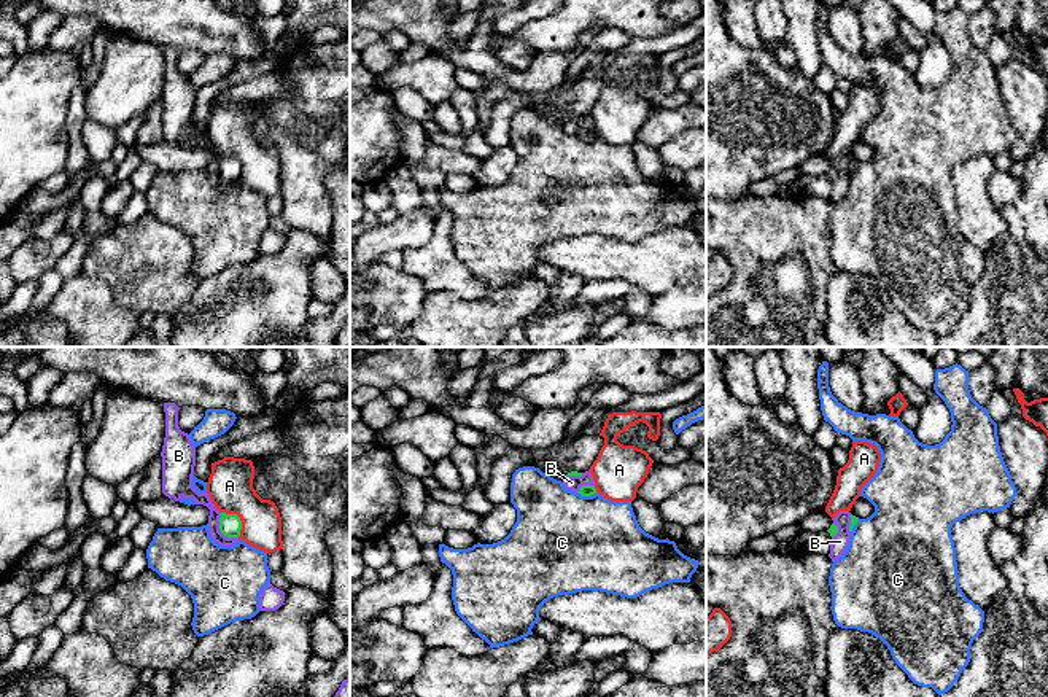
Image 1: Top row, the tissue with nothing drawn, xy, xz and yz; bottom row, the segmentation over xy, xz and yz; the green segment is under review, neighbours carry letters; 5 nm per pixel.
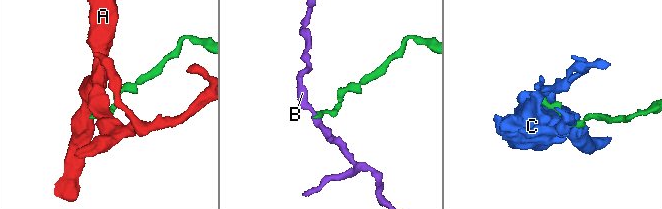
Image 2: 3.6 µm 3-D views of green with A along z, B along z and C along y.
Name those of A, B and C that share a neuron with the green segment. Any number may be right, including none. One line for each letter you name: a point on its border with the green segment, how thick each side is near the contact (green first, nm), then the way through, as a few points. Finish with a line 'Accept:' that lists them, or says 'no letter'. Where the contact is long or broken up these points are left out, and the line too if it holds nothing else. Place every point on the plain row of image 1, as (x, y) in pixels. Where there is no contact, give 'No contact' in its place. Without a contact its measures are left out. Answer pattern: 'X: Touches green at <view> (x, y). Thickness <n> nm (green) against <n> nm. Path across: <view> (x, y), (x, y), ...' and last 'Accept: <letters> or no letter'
Accept: no letter

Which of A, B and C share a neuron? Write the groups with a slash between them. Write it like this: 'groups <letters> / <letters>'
groups A / B / C

